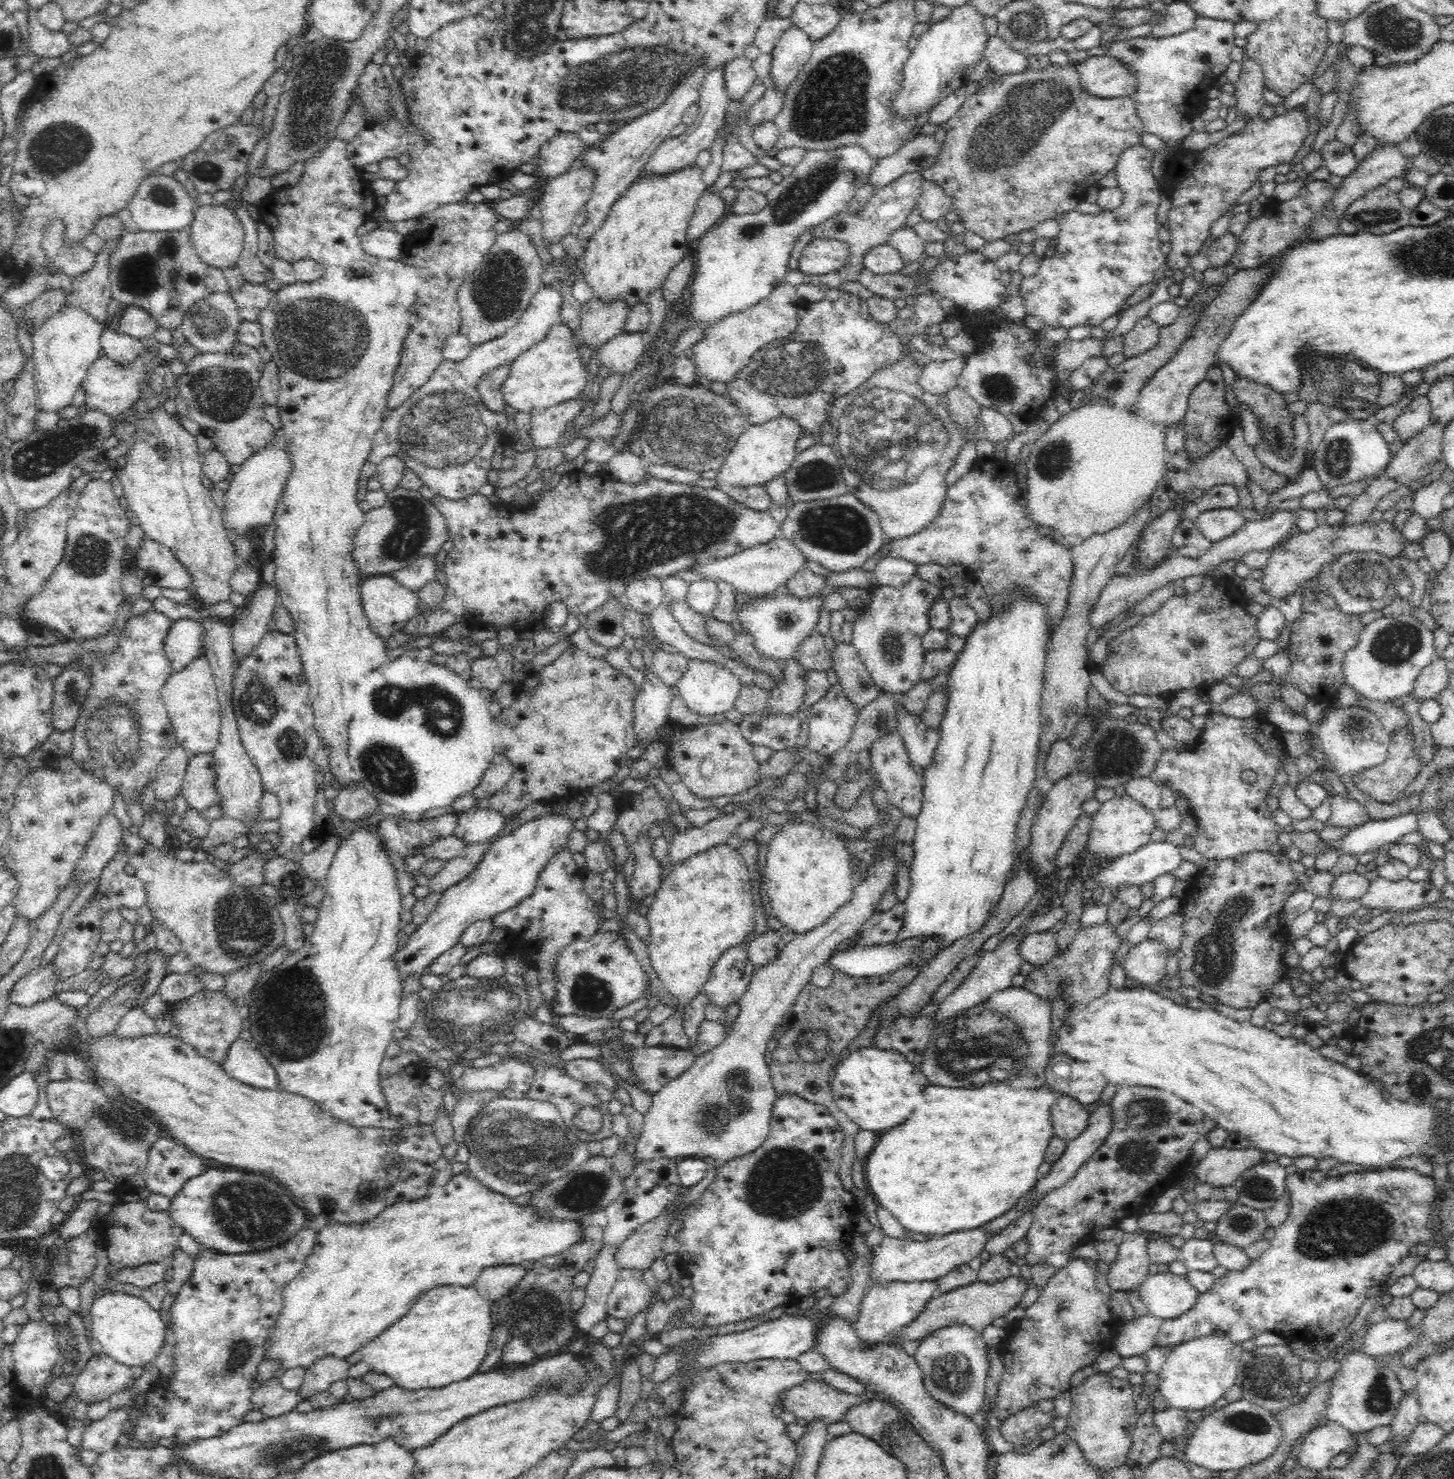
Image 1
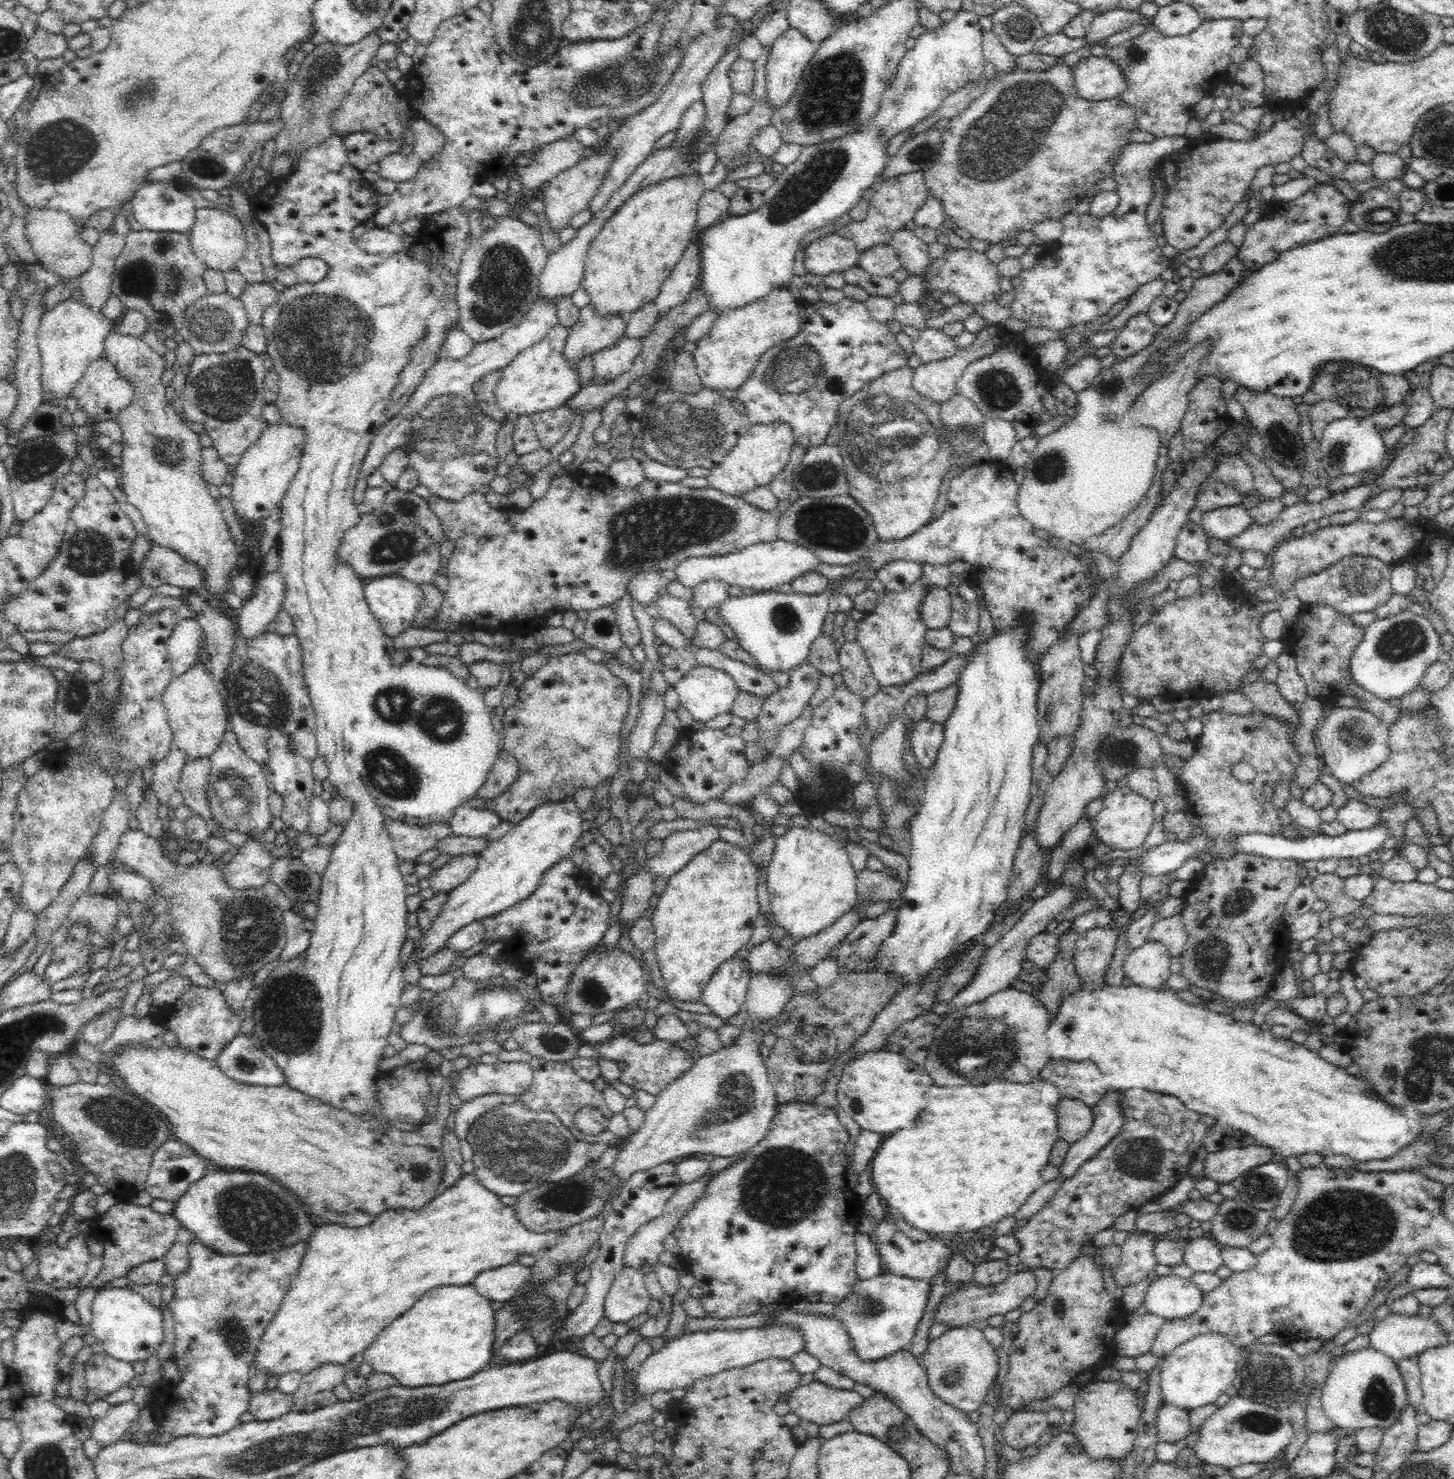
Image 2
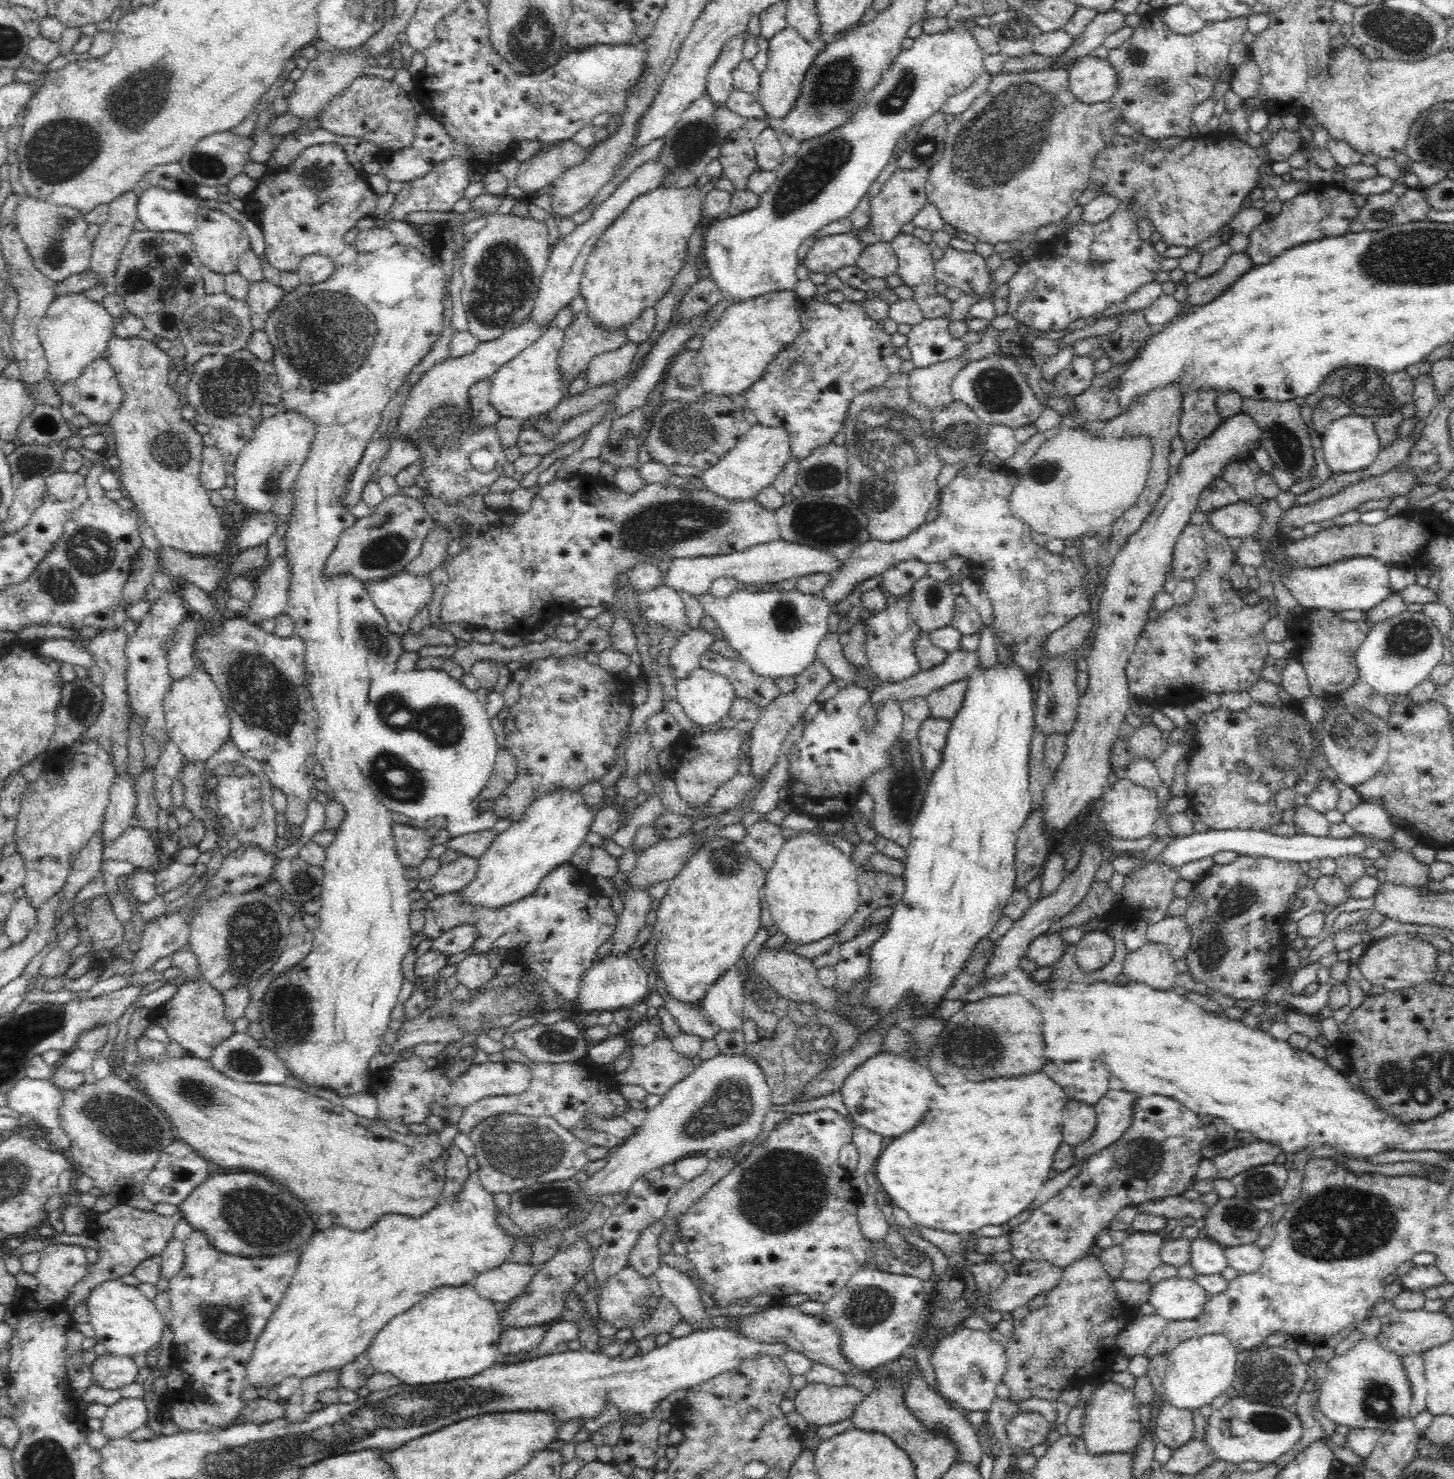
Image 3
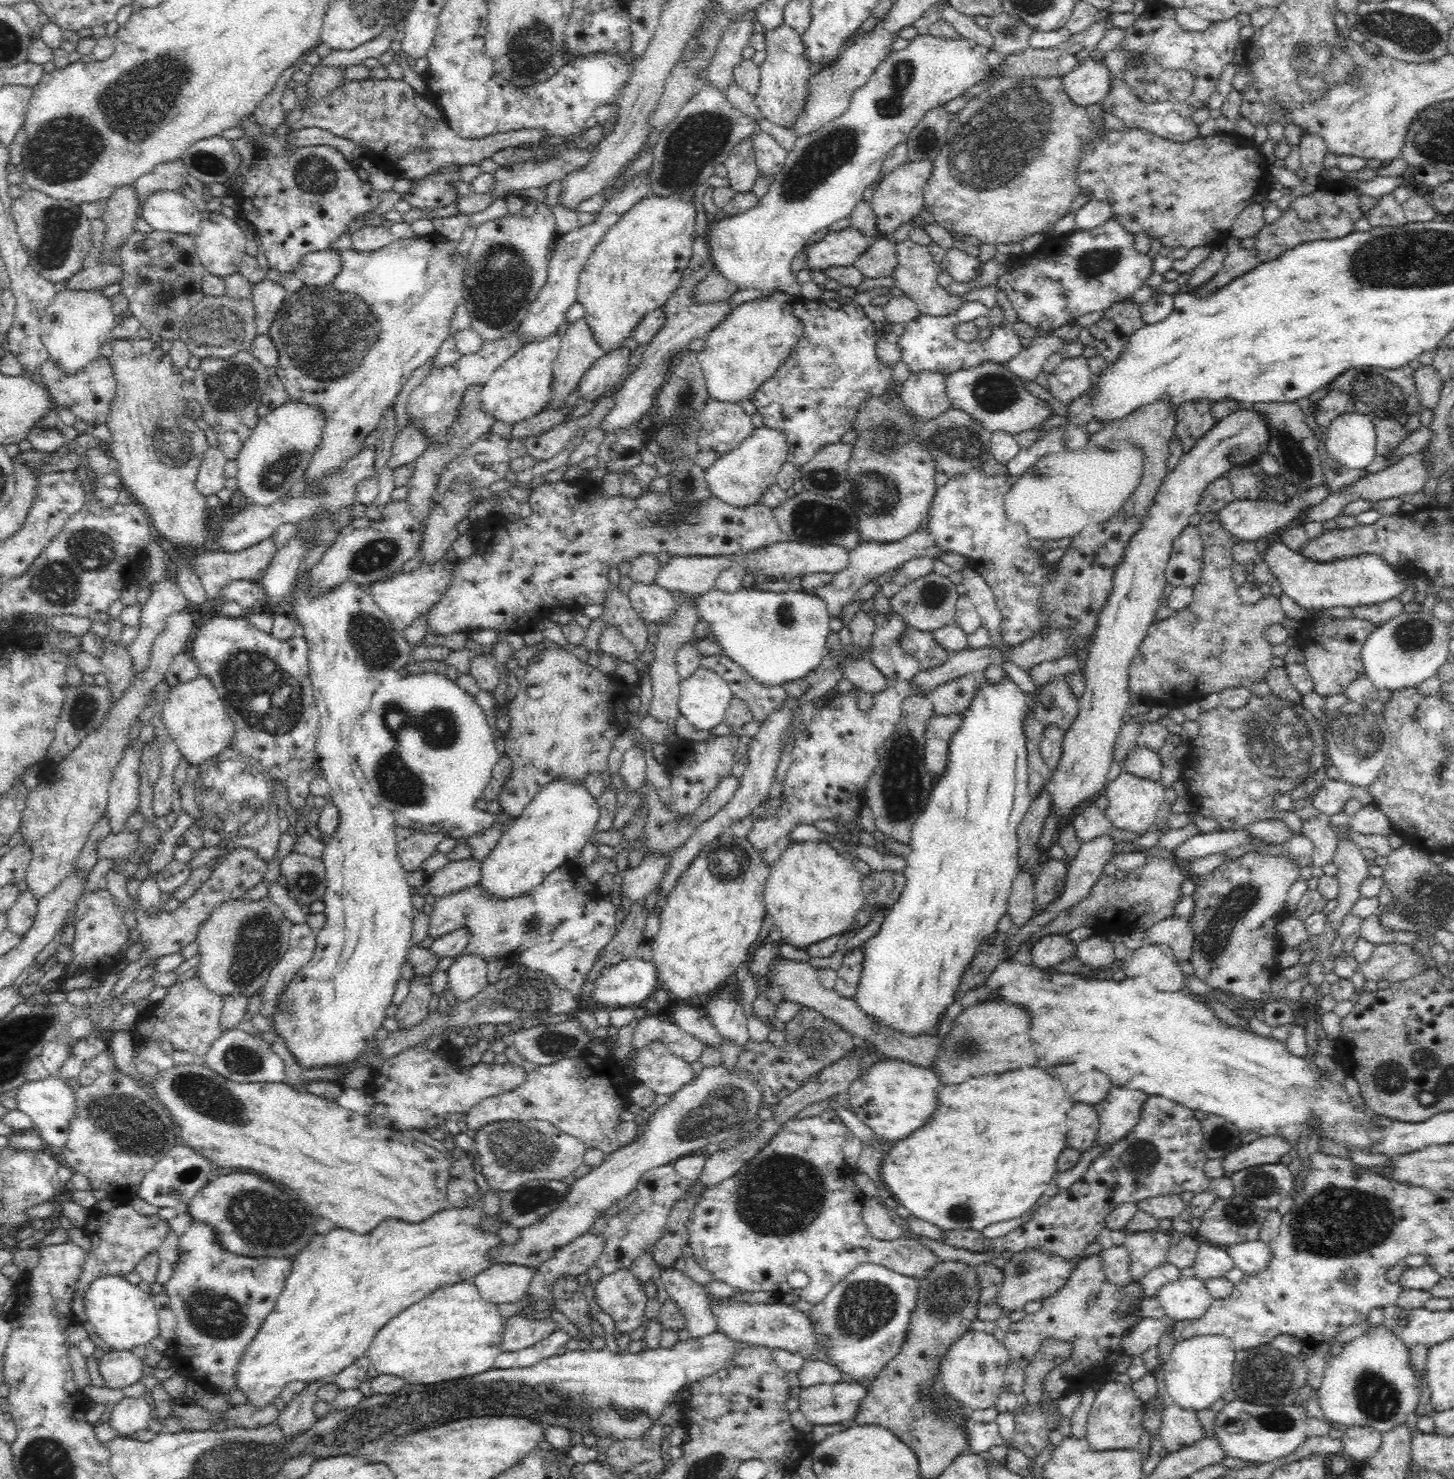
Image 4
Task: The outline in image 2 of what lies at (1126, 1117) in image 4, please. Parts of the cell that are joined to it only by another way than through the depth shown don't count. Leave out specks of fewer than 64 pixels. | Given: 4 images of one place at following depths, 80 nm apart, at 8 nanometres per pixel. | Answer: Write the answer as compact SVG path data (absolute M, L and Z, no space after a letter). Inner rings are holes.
M1106 1092L1105 1096L1091 1107L1094 1122L1090 1132L1078 1142L1074 1142L1066 1153L1063 1163L1058 1167L1059 1175L1070 1178L1079 1166L1098 1154L1124 1126L1124 1116L1120 1102L1124 1092Z

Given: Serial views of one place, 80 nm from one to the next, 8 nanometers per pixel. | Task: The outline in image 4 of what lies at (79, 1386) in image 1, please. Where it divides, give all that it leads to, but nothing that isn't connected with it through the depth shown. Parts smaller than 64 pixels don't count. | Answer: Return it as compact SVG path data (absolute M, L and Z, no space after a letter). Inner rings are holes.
M110 1350L97 1363L104 1386L111 1389L132 1386L143 1376L143 1361L130 1350Z

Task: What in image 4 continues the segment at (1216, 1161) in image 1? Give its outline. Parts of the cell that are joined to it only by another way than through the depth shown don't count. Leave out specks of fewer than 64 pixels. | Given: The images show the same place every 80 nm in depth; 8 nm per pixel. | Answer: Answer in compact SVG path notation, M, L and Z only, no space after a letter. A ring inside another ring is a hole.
M1259 1137L1250 1144L1242 1145L1221 1158L1224 1177L1231 1178L1240 1170L1262 1164L1276 1164L1292 1149L1284 1137Z

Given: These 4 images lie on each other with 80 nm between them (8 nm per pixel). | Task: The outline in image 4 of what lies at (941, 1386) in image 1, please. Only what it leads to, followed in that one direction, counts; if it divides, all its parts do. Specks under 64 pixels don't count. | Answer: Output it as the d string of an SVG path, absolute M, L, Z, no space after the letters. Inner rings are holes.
M968 1329L958 1342L954 1342L939 1360L939 1381L944 1384L945 1392L958 1402L962 1402L965 1407L971 1410L986 1410L994 1407L996 1398L1003 1387L1004 1373L1009 1362L1009 1352L998 1342L993 1334Z

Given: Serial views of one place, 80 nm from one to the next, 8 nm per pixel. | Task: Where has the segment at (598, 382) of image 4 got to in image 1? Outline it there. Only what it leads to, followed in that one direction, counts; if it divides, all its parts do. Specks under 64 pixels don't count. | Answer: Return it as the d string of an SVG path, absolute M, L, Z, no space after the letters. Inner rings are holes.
M618 333L599 348L599 366L606 367L610 374L633 371L645 352L645 342L643 333Z

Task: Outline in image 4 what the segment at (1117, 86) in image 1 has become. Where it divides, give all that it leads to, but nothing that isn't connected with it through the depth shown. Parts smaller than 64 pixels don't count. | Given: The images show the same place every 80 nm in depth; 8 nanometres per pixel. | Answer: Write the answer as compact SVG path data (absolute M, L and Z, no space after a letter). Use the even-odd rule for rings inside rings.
M1086 57L1061 79L1066 95L1080 107L1096 105L1110 92L1110 69L1093 57Z

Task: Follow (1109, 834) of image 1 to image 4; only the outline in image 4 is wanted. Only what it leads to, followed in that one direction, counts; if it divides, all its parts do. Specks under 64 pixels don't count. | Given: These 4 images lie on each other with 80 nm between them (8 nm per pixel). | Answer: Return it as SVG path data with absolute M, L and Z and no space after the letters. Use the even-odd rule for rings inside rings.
M1125 770L1113 781L1109 781L1102 792L1108 798L1105 809L1108 820L1121 831L1142 834L1155 820L1156 812L1164 800L1164 787L1153 780L1142 780Z

